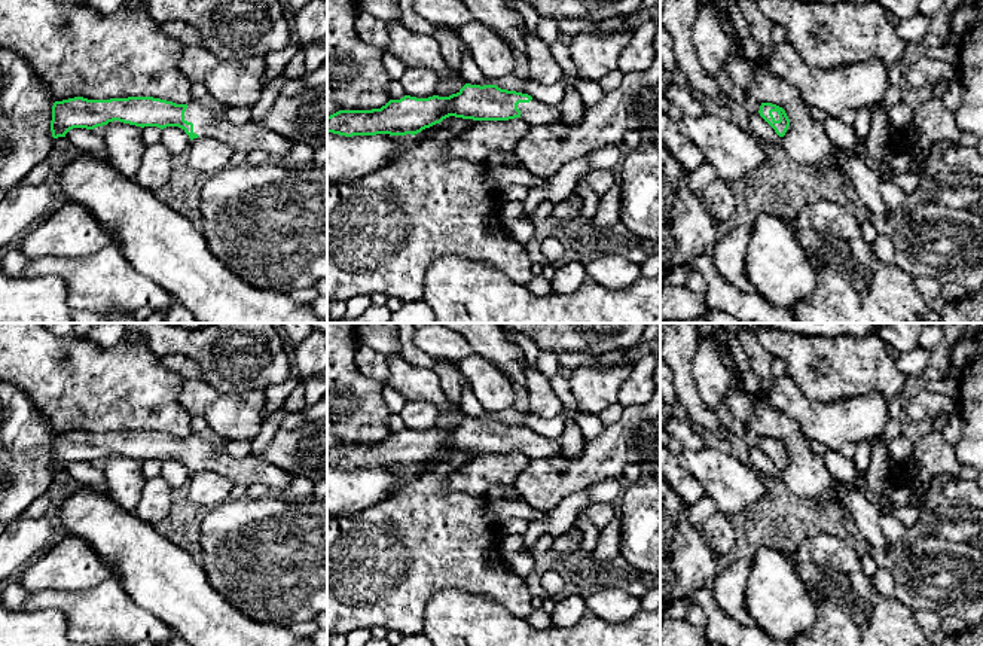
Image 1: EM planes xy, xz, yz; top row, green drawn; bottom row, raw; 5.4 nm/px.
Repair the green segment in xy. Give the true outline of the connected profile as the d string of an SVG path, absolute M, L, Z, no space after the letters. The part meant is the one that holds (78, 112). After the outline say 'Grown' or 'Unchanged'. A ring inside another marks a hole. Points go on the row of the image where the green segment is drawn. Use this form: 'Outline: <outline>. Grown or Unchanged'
Outline: M74 97L55 101L52 106L52 137L65 137L73 128L94 129L119 121L135 127L181 128L190 140L211 137L232 147L233 152L250 153L263 150L275 162L284 161L290 152L291 141L269 131L257 122L232 124L228 119L216 119L214 110L192 100L187 104L153 97L128 97L110 100L88 100Z. Grown

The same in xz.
Outline: M465 83L449 97L416 98L405 95L381 109L339 110L327 116L327 132L352 135L406 135L455 116L473 121L525 119L529 125L562 124L559 106L549 106L528 94L501 89L497 85Z. Grown

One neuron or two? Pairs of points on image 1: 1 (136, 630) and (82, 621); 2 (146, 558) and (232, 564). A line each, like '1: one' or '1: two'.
1: one
2: two

